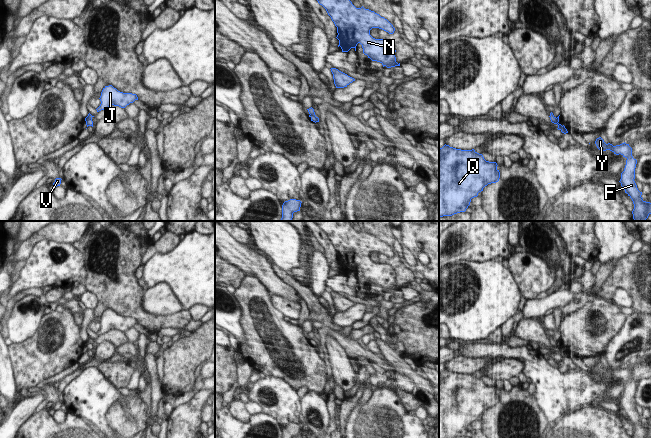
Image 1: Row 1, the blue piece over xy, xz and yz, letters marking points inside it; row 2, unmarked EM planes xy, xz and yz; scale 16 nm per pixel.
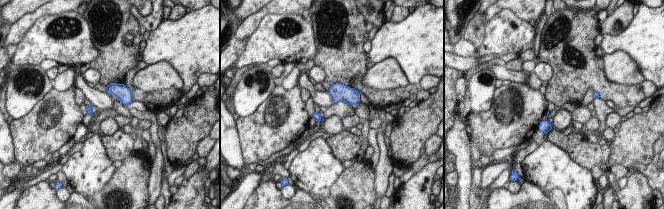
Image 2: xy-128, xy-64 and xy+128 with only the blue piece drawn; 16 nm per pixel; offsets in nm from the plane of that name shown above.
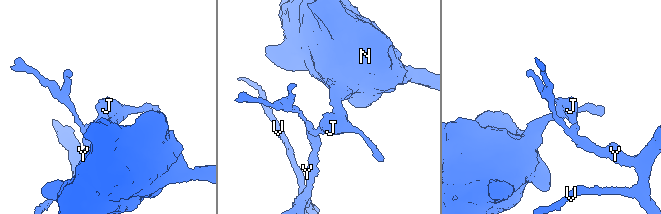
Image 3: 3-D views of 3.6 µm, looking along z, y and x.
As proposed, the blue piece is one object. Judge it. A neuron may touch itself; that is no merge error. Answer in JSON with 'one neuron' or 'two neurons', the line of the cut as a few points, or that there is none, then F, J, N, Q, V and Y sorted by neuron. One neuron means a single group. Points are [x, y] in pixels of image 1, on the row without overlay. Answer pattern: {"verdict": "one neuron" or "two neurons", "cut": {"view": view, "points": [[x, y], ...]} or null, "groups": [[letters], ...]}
{"verdict": "two neurons", "cut": {"view": "xy", "points": [[91, 341], [86, 346]]}, "groups": [["F", "V", "Y"], ["J", "N", "Q"]]}

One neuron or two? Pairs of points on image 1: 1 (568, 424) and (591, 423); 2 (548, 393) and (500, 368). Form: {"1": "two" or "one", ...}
{"1": "one", "2": "two"}

